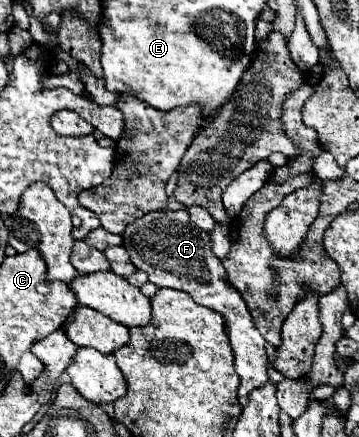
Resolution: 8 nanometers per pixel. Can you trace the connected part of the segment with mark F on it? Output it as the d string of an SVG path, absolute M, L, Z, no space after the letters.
M163 210L151 212L143 218L131 222L123 232L123 246L129 252L137 270L147 272L149 282L157 288L177 288L189 292L189 296L205 308L219 312L225 318L227 334L231 338L231 348L235 352L235 372L241 376L239 388L239 404L247 404L247 396L253 388L267 382L267 354L265 354L265 340L253 324L253 318L247 310L245 300L239 292L229 284L227 272L219 258L213 256L209 234L199 230L189 220L187 210Z

